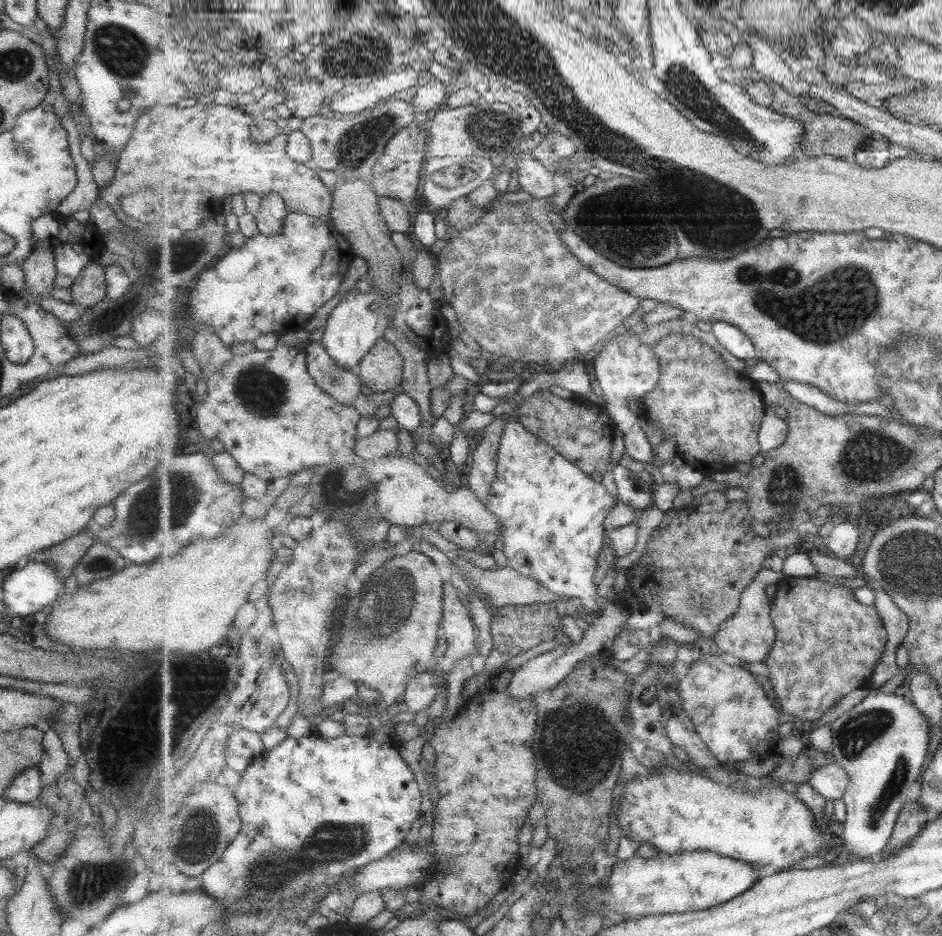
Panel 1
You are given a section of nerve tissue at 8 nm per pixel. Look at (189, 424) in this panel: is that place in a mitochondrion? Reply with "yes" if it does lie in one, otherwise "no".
no

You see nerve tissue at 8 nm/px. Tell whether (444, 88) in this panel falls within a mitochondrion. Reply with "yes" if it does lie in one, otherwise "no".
no

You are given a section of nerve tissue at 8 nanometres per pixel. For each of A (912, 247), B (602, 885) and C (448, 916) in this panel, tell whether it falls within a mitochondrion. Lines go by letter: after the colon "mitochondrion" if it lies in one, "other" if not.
A: other
B: other
C: other

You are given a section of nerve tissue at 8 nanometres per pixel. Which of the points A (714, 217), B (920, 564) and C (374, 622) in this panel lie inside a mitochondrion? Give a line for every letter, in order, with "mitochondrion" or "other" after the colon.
A: mitochondrion
B: mitochondrion
C: mitochondrion

